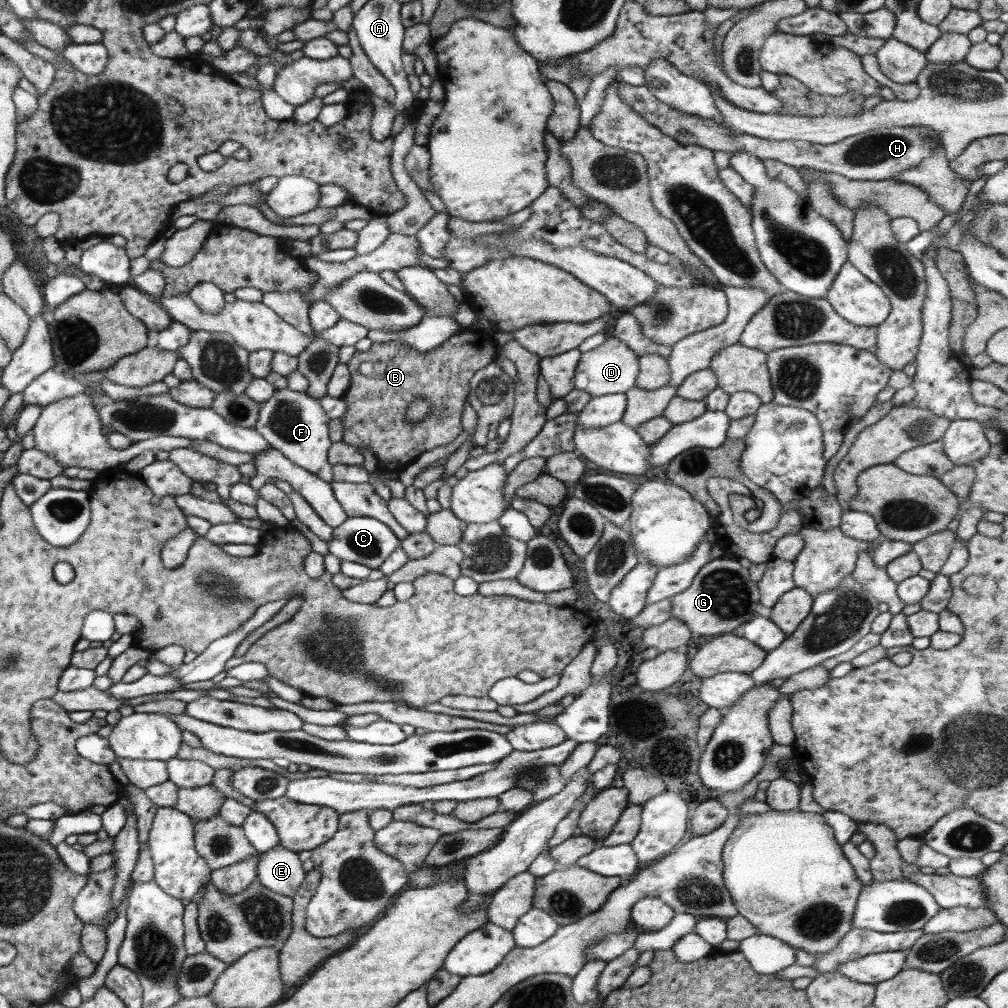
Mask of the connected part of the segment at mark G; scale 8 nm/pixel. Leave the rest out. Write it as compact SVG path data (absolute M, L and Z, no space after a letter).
M720 557L711 559L708 564L705 564L698 571L692 584L684 592L679 592L670 599L672 605L671 616L686 623L692 632L698 632L700 636L732 632L734 628L738 628L741 624L759 615L756 612L756 608L760 605L760 593L757 581L751 579L749 568L744 568L738 560L730 560L729 558Z

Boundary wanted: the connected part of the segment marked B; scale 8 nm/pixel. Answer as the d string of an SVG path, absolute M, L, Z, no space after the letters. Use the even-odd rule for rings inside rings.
M468 327L460 328L458 333L442 343L438 349L418 353L416 349L404 345L402 341L373 343L368 352L354 352L347 362L351 374L351 383L347 393L342 397L346 404L346 413L342 417L343 437L346 444L353 444L363 453L369 448L378 460L380 471L400 473L415 461L425 450L452 442L462 434L462 412L468 404L469 382L474 373L492 363L499 354L500 348L494 343L494 336ZM416 400L430 400L430 413L420 420L411 422L406 410Z

